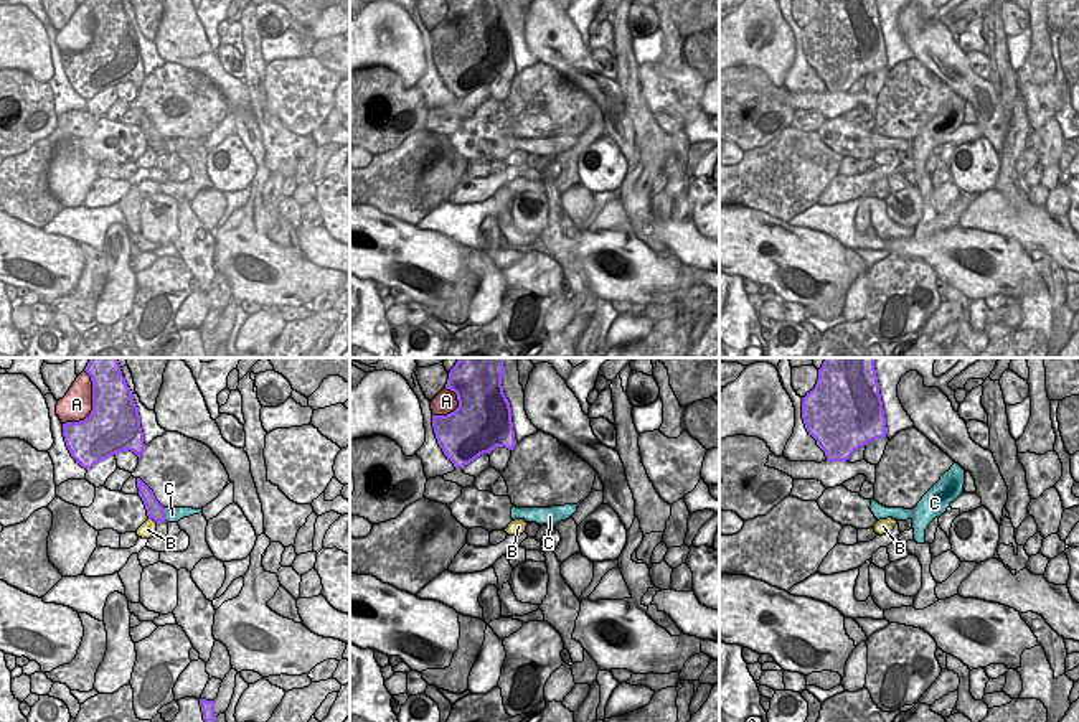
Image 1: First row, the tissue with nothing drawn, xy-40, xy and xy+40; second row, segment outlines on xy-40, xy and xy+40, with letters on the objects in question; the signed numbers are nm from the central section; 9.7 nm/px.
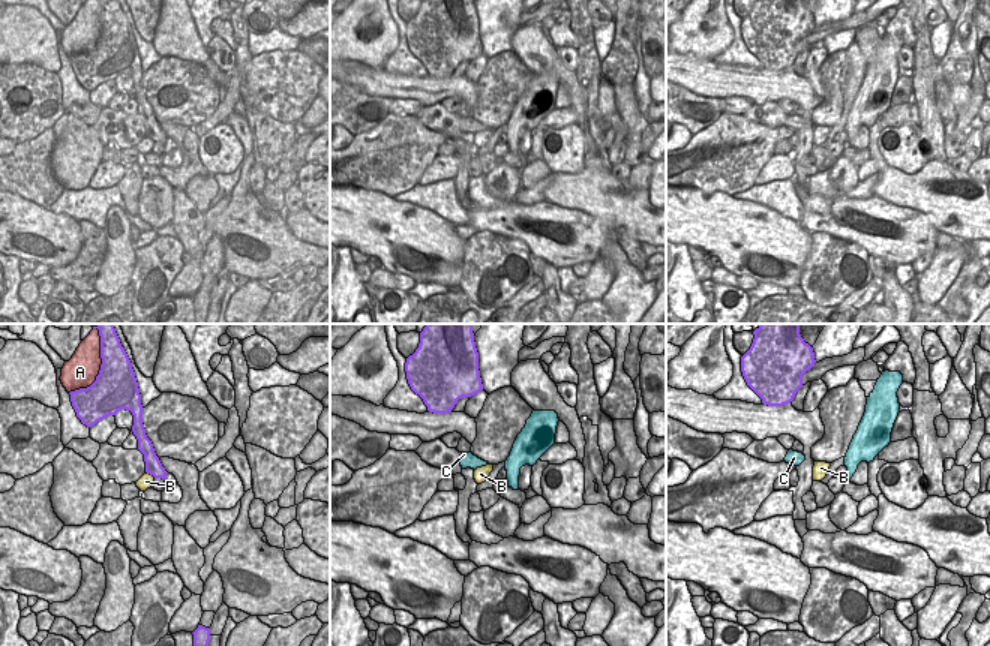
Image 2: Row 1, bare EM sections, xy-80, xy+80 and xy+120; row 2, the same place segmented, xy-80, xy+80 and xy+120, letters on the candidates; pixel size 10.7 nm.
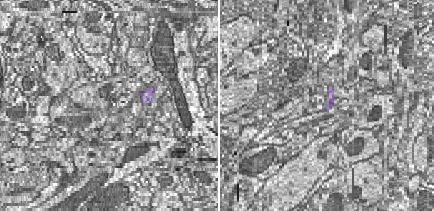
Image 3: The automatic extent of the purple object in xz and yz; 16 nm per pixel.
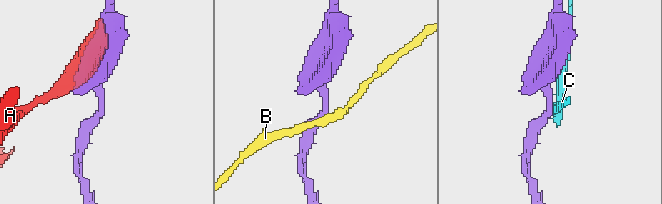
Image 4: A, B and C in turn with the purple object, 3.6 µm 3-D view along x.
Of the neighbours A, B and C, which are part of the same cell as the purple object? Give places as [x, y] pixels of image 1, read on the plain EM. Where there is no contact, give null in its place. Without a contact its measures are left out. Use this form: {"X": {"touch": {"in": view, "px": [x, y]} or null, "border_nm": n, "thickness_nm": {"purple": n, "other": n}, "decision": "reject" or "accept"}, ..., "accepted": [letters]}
{"A": {"touch": {"in": "xy-40", "px": [93, 35]}, "border_nm": 600, "thickness_nm": {"purple": 480, "other": 300}, "decision": "reject"}, "B": {"touch": {"in": "xy-40", "px": [154, 150]}, "border_nm": 110, "thickness_nm": {"purple": 170, "other": 160}, "decision": "reject"}, "C": {"touch": {"in": "xy-40", "px": [164, 145]}, "border_nm": 150, "thickness_nm": {"purple": 170, "other": 160}, "decision": "reject"}, "accepted": []}

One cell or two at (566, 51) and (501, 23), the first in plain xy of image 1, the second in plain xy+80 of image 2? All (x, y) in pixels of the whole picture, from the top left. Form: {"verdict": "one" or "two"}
{"verdict": "two"}

